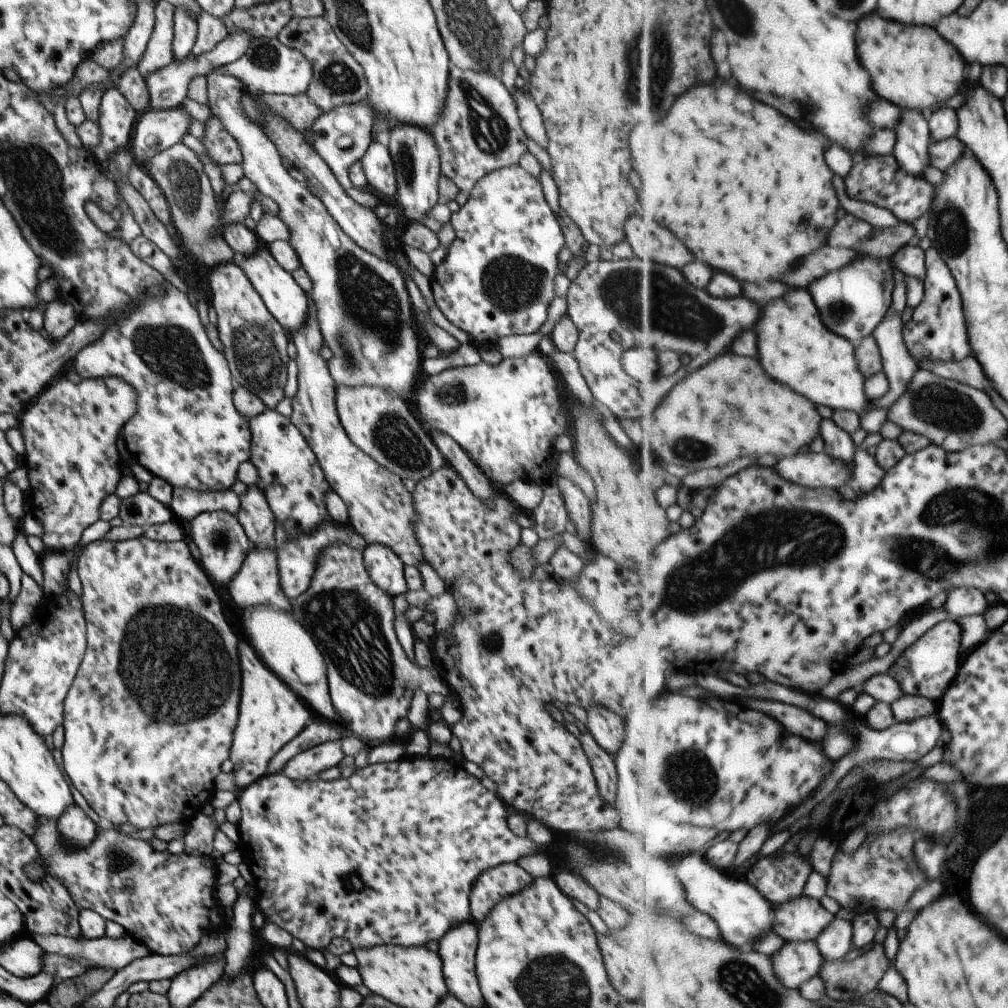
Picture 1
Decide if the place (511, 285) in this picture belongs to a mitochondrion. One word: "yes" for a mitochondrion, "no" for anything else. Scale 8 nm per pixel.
yes

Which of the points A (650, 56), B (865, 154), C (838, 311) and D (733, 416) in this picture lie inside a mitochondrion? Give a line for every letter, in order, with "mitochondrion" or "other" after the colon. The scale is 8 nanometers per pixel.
A: mitochondrion
B: other
C: mitochondrion
D: other

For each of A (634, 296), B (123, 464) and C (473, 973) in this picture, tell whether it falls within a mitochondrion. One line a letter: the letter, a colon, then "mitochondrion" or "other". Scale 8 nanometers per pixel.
A: mitochondrion
B: other
C: other

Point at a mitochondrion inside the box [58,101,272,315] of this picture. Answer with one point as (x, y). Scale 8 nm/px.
(184, 180)

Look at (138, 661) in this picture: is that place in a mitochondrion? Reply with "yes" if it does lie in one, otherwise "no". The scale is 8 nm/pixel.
yes

